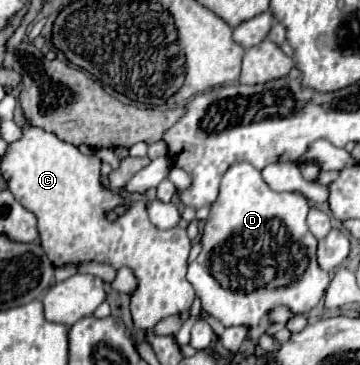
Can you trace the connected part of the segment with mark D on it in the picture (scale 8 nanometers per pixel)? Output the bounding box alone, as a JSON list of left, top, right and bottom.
[187,163,329,329]

